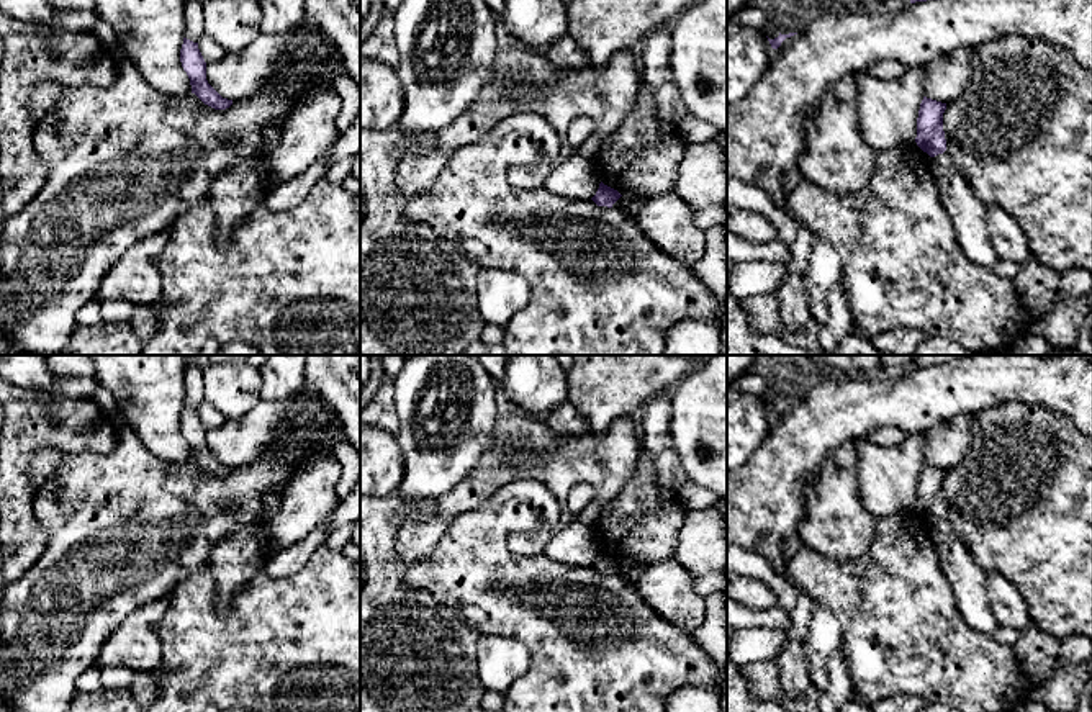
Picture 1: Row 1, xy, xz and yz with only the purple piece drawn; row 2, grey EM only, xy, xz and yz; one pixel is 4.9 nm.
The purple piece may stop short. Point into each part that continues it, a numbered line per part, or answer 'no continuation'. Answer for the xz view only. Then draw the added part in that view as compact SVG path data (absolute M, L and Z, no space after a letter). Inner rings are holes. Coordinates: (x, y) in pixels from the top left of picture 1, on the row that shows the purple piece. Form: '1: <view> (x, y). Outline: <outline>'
no continuation

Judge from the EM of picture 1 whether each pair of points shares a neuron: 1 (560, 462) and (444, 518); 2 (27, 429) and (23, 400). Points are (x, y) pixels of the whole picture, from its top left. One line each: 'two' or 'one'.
1: one
2: one

